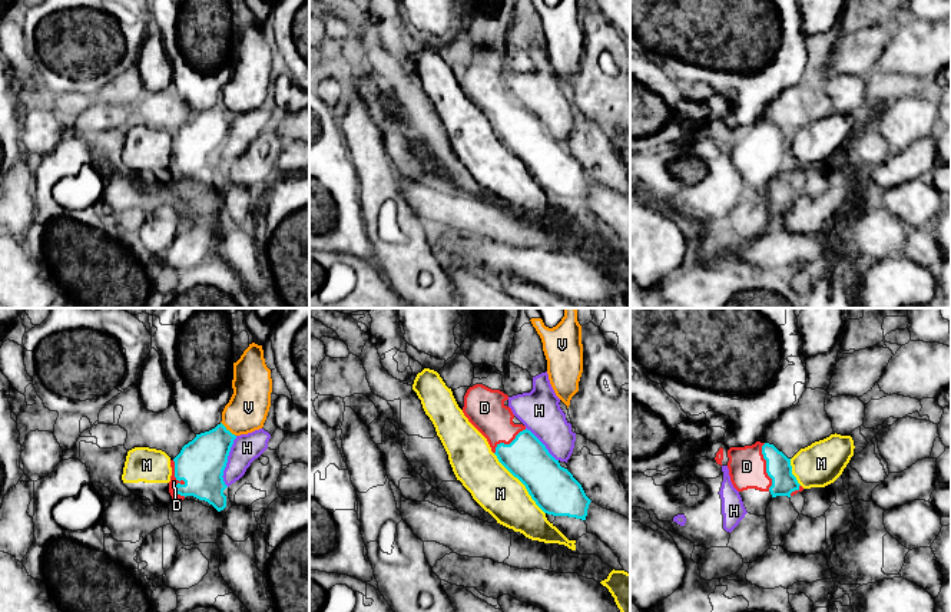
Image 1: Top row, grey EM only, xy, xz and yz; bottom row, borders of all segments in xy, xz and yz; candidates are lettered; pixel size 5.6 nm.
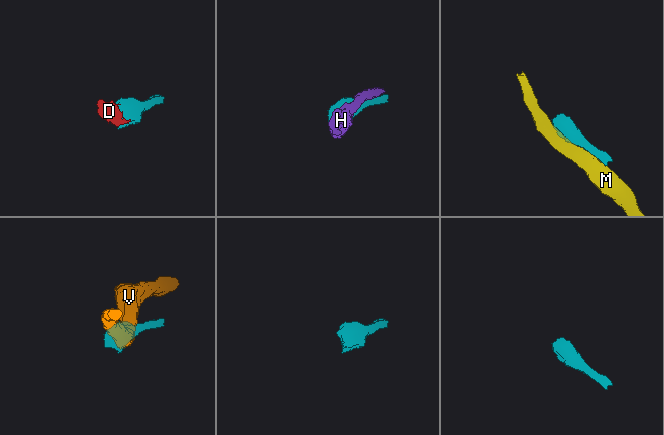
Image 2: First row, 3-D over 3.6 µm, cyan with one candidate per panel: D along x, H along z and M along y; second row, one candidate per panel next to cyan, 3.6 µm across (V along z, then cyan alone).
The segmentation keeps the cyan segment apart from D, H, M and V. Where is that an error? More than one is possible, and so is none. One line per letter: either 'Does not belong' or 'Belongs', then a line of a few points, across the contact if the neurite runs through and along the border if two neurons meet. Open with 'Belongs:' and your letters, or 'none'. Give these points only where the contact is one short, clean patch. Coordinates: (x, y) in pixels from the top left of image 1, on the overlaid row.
Belongs: D
D: Belongs. Line: xy (201, 463), (185, 479), (176, 479), (174, 482)
H: Does not belong
M: Does not belong
V: Does not belong. Line: xy (221, 422), (235, 436)

